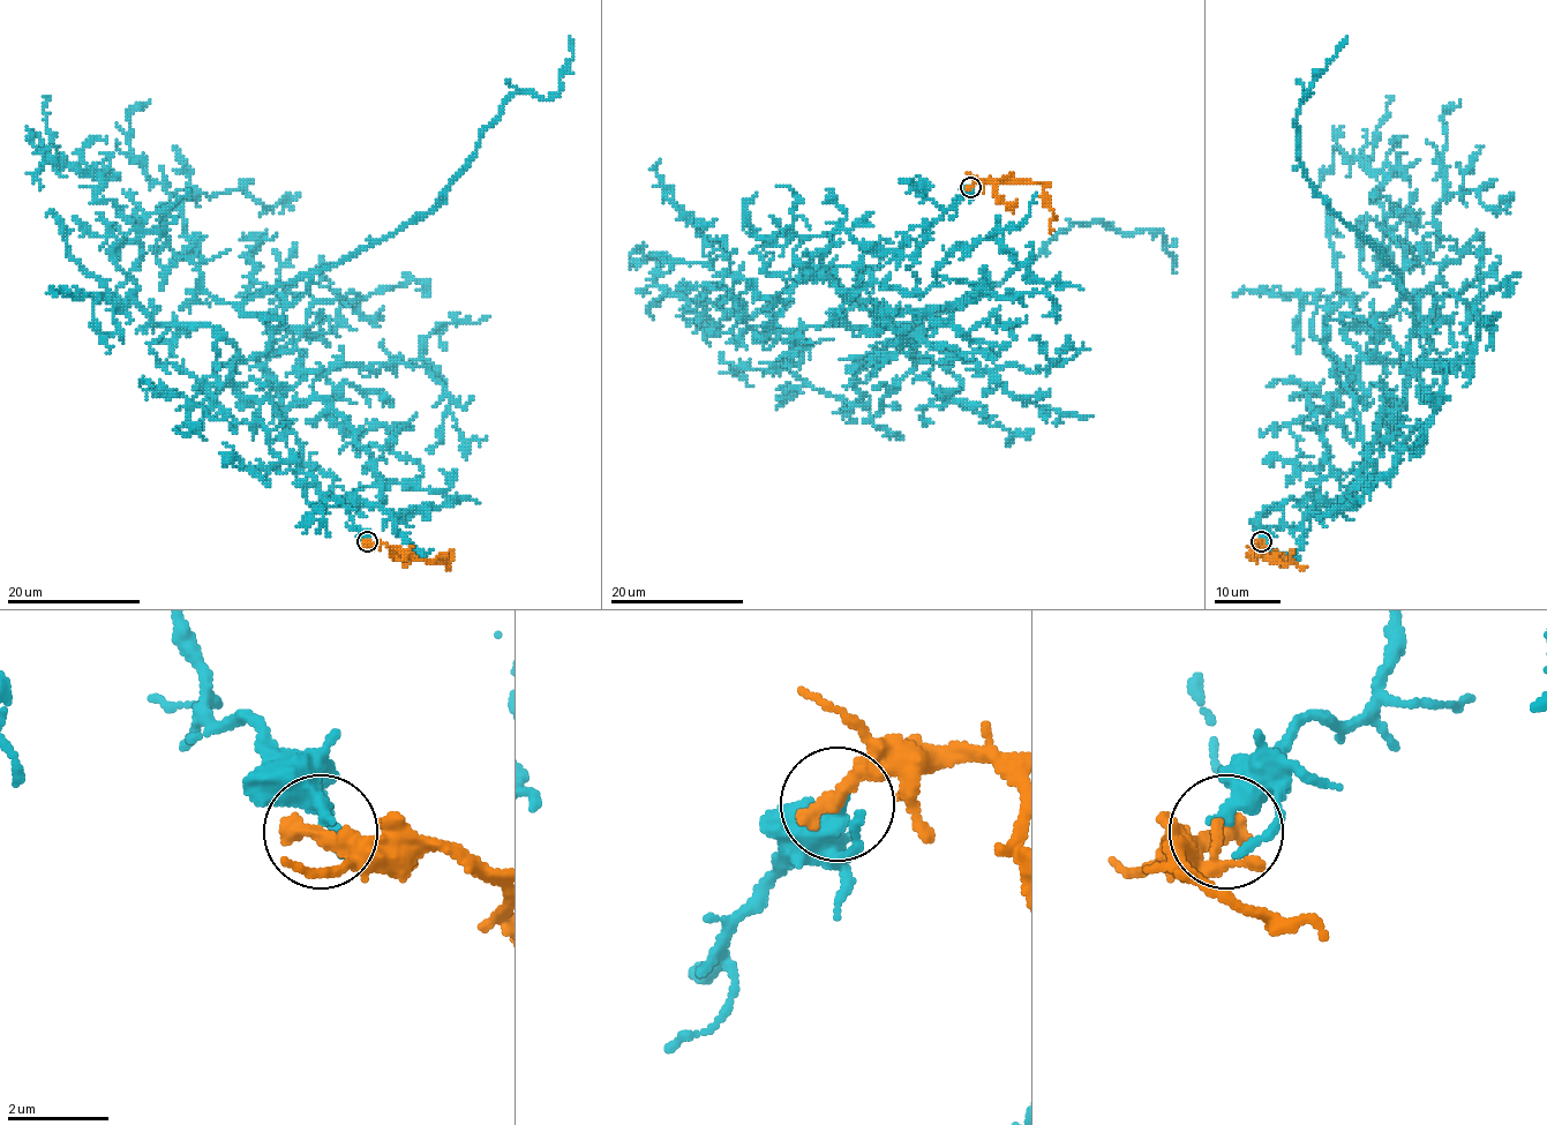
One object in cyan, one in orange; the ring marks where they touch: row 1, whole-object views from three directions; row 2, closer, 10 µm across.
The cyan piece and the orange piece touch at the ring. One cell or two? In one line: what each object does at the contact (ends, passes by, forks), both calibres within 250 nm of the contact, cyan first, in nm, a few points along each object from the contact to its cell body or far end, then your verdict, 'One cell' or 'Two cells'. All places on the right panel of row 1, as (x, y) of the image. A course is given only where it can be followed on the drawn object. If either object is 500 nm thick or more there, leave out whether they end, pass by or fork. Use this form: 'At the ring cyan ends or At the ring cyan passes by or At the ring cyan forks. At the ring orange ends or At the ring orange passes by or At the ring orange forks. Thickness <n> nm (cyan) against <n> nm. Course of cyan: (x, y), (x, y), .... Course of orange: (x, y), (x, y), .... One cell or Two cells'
At the ring cyan ends. At the ring orange ends. Thickness 400 nm (cyan) against 400 nm. Course of cyan: (1261, 540), (1329, 474), (1322, 427), (1364, 396), (1358, 362), (1403, 297), (1298, 157), (1304, 94), (1348, 37). Course of orange: (1261, 542), (1255, 544), (1255, 561), (1259, 557), (1299, 567), (1307, 565). Two cells

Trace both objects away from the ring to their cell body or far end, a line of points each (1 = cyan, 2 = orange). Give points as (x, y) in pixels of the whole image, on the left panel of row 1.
1: (367, 540), (235, 390), (232, 362), (270, 329), (240, 307), (426, 216), (513, 94), (558, 90), (570, 37)
2: (367, 542), (387, 544), (422, 561), (441, 557), (450, 563), (447, 565)

